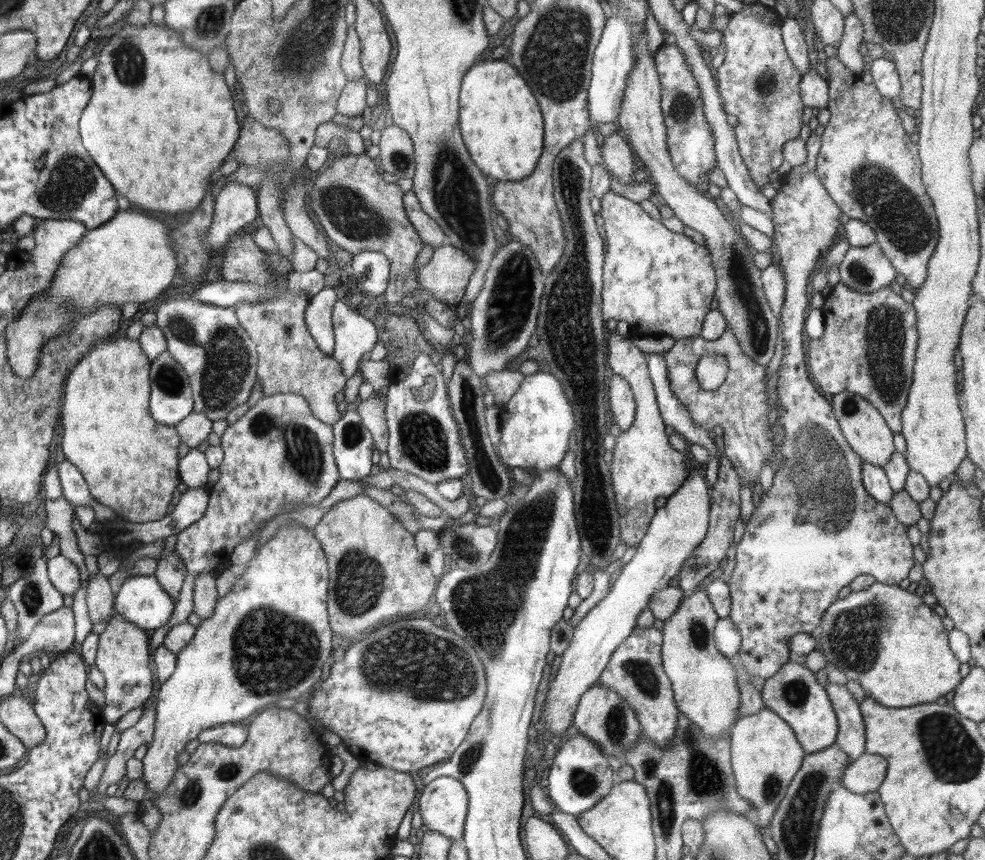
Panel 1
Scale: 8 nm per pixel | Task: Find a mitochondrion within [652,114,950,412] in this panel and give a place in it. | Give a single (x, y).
(890, 205)

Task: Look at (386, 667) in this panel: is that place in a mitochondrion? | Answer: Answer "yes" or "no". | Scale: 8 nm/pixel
yes

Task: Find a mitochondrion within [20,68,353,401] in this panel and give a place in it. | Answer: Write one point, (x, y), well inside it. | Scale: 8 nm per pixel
(69, 180)

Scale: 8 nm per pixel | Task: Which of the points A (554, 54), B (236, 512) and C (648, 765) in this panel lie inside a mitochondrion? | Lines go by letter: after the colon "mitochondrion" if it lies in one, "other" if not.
A: mitochondrion
B: other
C: mitochondrion

